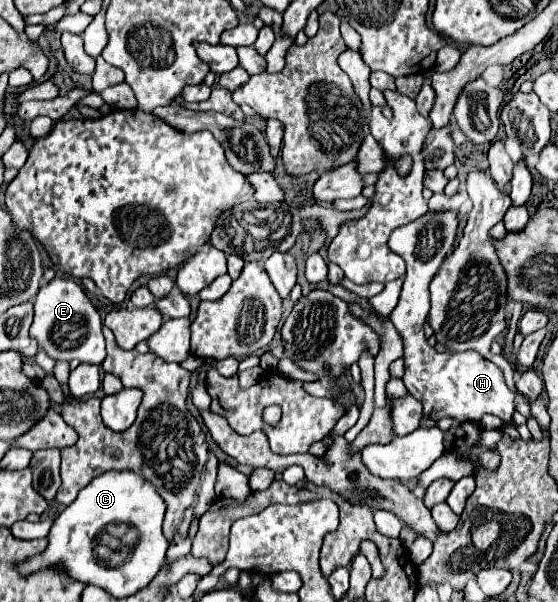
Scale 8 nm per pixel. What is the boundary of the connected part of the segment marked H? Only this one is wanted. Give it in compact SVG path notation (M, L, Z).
M427 212L417 220L397 228L389 238L389 248L399 254L407 264L407 274L401 290L397 308L391 314L391 322L405 344L405 376L403 382L411 396L419 398L425 410L425 418L445 418L453 416L461 422L475 420L481 422L485 414L495 414L501 420L511 420L515 412L515 392L507 388L503 372L483 358L479 352L455 352L439 354L425 338L423 322L431 308L429 302L429 282L437 274L445 256L453 250L457 238L459 218L457 212Z

